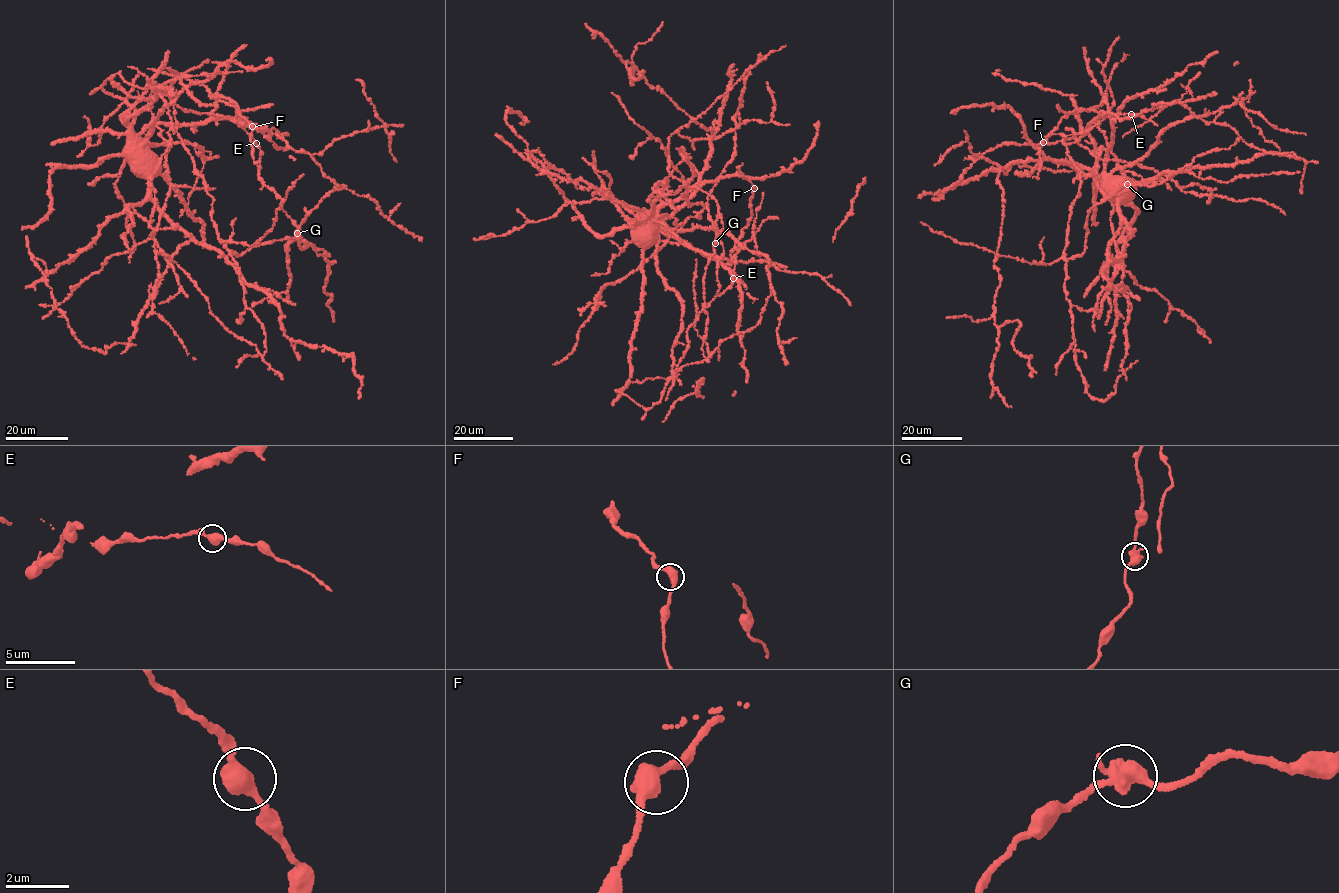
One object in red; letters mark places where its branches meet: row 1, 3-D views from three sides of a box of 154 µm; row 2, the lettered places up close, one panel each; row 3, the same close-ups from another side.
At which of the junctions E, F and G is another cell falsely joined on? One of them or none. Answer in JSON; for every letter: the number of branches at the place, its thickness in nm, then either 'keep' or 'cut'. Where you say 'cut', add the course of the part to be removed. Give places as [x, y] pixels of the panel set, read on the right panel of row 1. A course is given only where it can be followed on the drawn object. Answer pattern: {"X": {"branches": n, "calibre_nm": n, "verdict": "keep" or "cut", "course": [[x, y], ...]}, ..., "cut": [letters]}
{"E": {"branches": 2, "calibre_nm": 440, "verdict": "keep"}, "F": {"branches": 2, "calibre_nm": 480, "verdict": "keep"}, "G": {"branches": 2, "calibre_nm": 440, "verdict": "keep"}, "cut": []}

